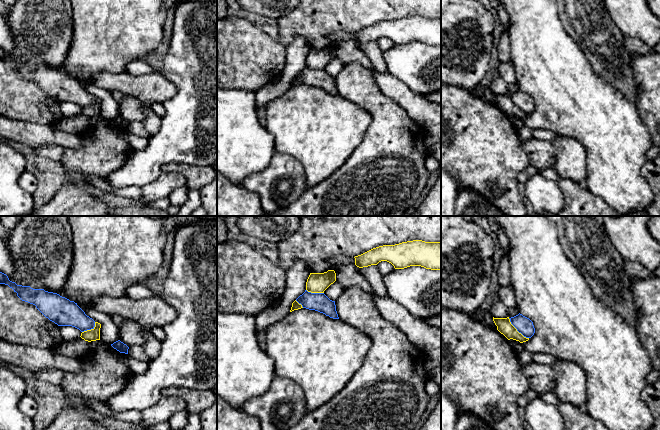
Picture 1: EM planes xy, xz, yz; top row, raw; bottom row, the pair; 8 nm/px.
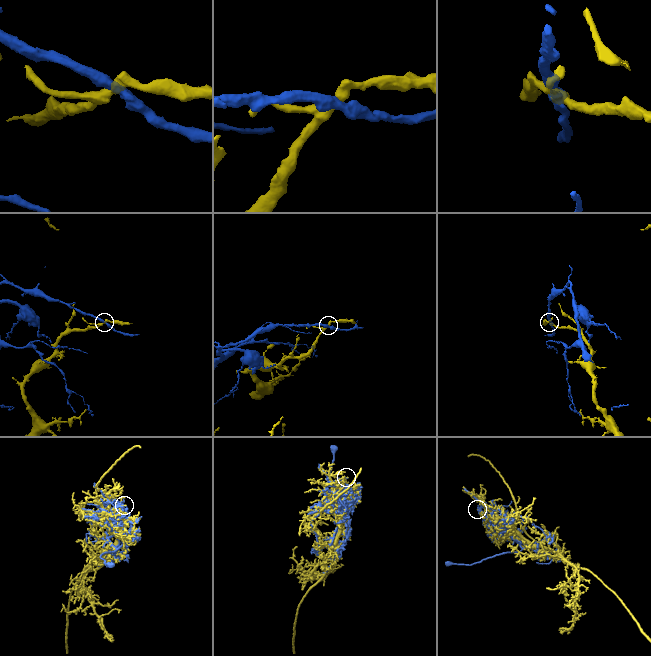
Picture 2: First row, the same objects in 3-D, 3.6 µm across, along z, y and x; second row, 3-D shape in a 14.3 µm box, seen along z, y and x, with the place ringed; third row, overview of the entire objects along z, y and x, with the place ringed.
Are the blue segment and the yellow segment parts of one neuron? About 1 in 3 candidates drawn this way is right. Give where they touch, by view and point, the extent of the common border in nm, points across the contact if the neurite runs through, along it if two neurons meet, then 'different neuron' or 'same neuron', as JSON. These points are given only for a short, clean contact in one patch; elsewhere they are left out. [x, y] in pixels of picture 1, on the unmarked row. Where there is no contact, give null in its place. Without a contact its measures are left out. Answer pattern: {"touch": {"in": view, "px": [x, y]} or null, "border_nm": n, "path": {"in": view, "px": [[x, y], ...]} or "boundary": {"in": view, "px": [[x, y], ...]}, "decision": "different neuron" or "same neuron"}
{"touch": {"in": "yz", "px": [517, 106]}, "border_nm": 240, "decision": "different neuron"}

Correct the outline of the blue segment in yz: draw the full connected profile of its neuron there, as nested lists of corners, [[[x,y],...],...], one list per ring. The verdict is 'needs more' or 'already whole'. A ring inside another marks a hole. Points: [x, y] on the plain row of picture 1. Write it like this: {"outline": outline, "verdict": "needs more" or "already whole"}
{"outline": [[[519,89],[518,91],[511,93],[509,95],[511,100],[524,113],[531,114],[534,111],[535,104],[534,104],[533,98],[529,94]]], "verdict": "already whole"}

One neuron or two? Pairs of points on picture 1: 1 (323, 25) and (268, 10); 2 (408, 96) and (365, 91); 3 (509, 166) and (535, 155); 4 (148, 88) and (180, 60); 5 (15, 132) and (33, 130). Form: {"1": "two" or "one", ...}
{"1": "two", "2": "two", "3": "two", "4": "two", "5": "one"}

